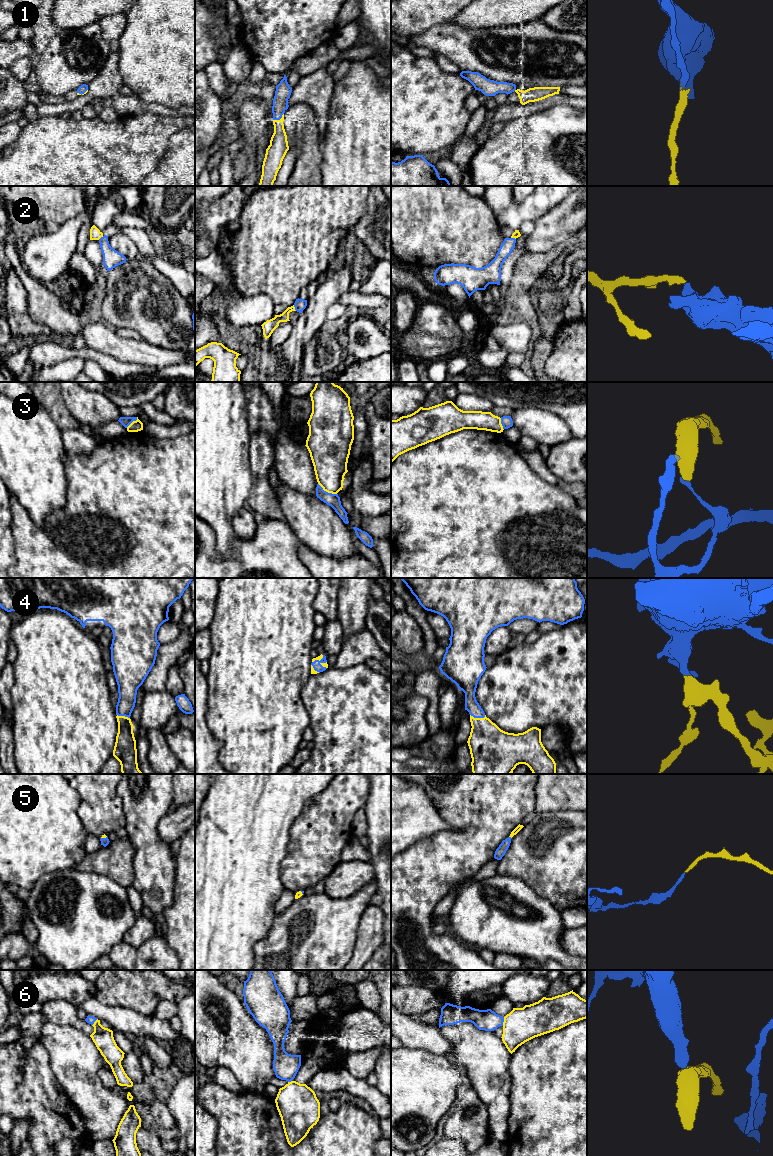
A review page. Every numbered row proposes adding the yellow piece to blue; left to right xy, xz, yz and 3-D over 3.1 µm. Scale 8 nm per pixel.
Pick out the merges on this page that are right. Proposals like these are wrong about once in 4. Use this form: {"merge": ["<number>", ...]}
{"merge": ["1", "4", "5", "6"]}

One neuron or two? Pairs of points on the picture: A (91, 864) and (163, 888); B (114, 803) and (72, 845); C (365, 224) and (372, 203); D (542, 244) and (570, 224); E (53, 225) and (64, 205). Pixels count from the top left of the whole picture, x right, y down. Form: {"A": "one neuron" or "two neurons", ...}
{"A": "two neurons", "B": "two neurons", "C": "one neuron", "D": "one neuron", "E": "one neuron"}

